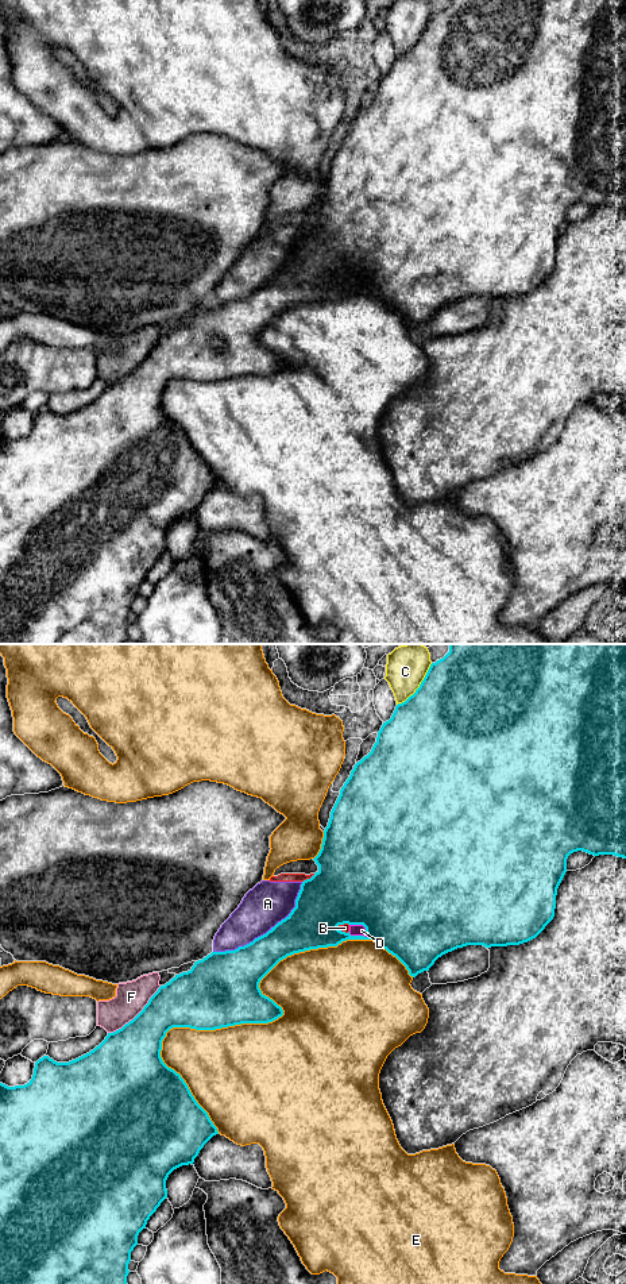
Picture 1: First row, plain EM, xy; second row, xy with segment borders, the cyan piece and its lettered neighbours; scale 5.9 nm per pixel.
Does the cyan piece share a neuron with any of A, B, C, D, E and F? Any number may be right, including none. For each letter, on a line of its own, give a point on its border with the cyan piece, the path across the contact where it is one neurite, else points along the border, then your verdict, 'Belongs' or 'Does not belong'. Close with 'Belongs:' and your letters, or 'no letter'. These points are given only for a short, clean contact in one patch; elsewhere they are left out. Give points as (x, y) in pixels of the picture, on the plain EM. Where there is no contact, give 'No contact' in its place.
A: Touches cyan at xy (267, 284). Does not belong
B: Touches cyan at xy (308, 231). Does not belong
C: Touches cyan at xy (420, 38). Does not belong
D: Touches cyan at xy (362, 276). Does not belong
E: Touches cyan at xy (261, 343). Does not belong
F: Touches cyan at xy (138, 366). Does not belong
Belongs: no letter

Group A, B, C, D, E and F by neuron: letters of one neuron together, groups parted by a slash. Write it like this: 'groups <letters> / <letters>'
groups A B D / C / E / F

